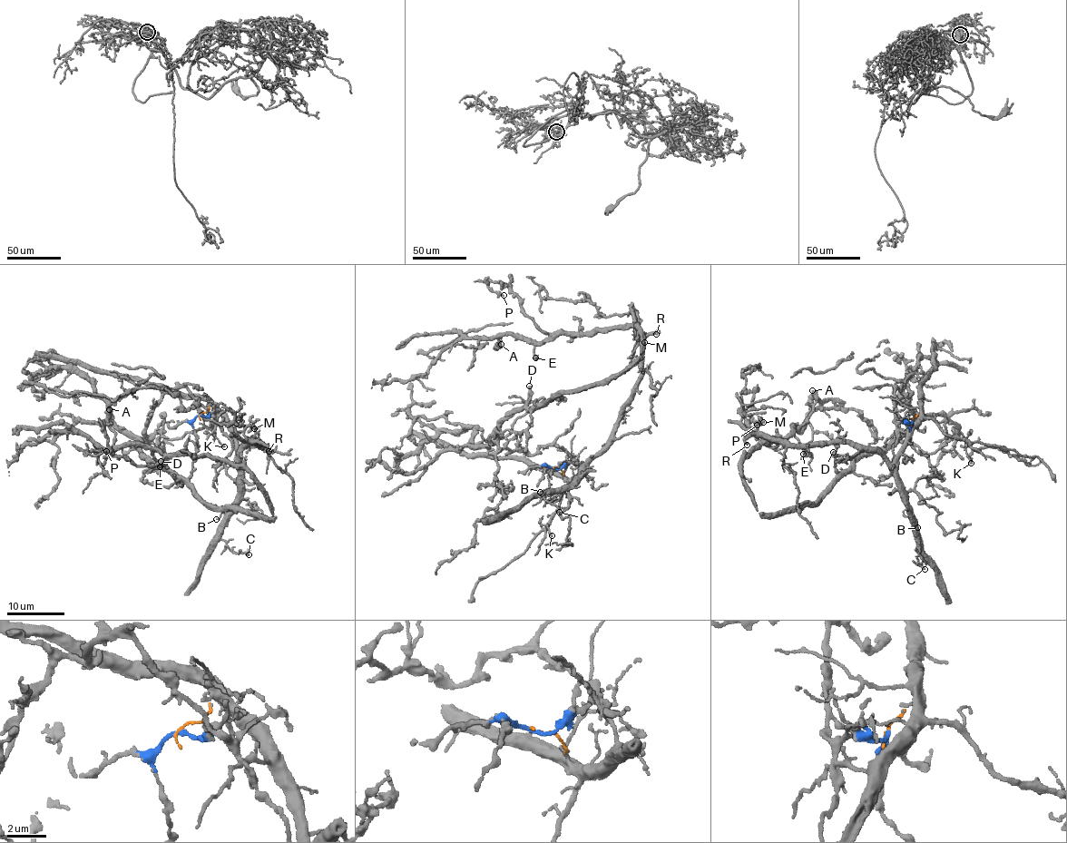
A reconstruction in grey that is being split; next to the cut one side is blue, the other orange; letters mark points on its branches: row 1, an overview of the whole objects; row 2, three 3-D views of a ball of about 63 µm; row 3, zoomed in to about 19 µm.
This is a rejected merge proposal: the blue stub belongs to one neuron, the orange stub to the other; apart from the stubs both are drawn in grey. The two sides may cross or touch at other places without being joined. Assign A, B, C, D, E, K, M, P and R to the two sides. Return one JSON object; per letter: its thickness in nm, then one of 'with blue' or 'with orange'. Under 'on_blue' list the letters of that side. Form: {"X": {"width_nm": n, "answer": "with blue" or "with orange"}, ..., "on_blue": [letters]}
{"A": {"width_nm": 360, "answer": "with blue"}, "B": {"width_nm": 130, "answer": "with orange"}, "C": {"width_nm": 160, "answer": "with orange"}, "D": {"width_nm": 200, "answer": "with blue"}, "E": {"width_nm": 280, "answer": "with blue"}, "K": {"width_nm": 140, "answer": "with orange"}, "M": {"width_nm": 180, "answer": "with orange"}, "P": {"width_nm": 190, "answer": "with blue"}, "R": {"width_nm": 140, "answer": "with orange"}, "on_blue": ["A", "D", "E", "P"]}

